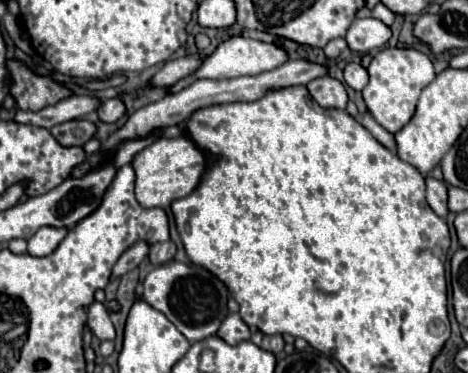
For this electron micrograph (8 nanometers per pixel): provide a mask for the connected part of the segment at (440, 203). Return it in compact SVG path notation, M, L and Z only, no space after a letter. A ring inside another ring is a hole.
M427 177L427 203L439 217L447 217L447 185L433 177Z

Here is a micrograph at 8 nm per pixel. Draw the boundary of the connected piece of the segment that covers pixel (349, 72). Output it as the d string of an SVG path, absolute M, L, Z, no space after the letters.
M347 63L343 73L345 73L345 83L355 91L361 91L369 83L369 73L359 63Z

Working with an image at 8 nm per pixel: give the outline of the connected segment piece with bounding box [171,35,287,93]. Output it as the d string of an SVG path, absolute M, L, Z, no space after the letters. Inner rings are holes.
M229 37L227 41L219 43L217 49L209 55L209 59L189 77L181 79L179 83L175 83L171 87L171 91L181 91L183 87L187 87L189 83L193 83L195 79L231 79L231 77L241 77L241 75L259 75L263 71L271 71L279 65L283 65L287 61L287 53L285 49L271 45L271 43L263 43L263 41L255 41L255 39L247 39L247 37Z

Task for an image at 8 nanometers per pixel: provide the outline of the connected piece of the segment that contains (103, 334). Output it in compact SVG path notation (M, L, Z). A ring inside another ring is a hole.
M91 303L89 307L89 319L87 319L87 327L89 331L99 337L101 341L103 339L115 339L115 329L111 325L111 319L109 319L109 313L105 309L103 303Z

